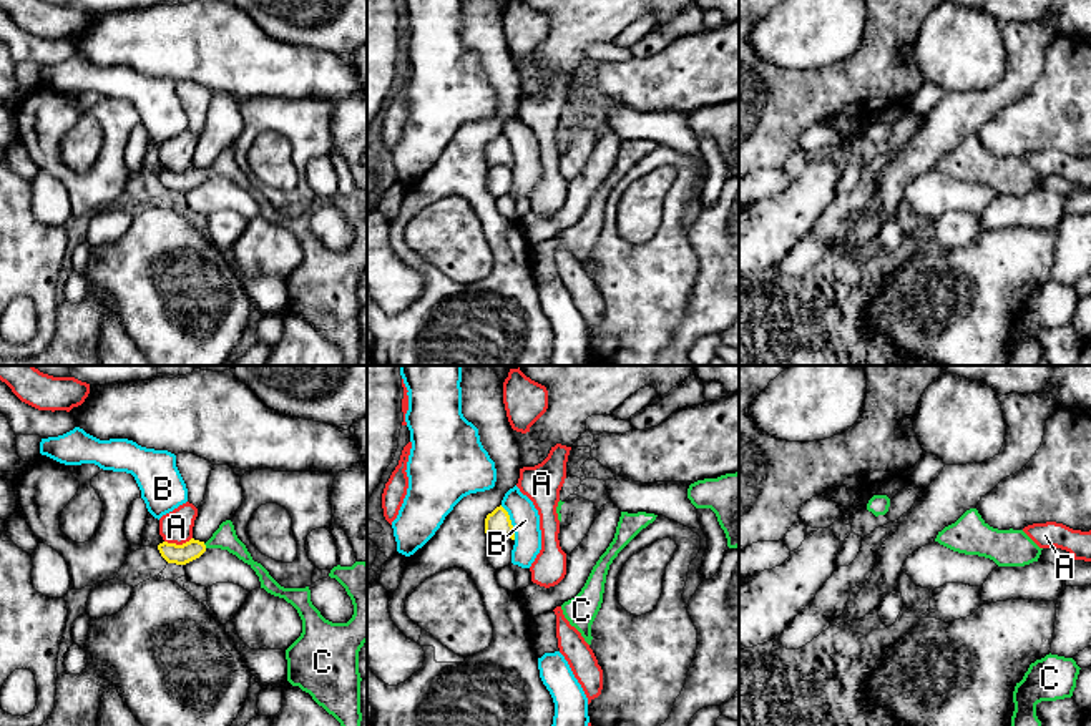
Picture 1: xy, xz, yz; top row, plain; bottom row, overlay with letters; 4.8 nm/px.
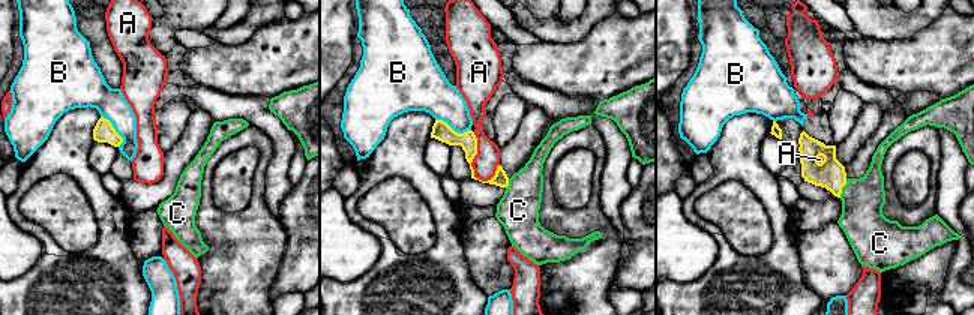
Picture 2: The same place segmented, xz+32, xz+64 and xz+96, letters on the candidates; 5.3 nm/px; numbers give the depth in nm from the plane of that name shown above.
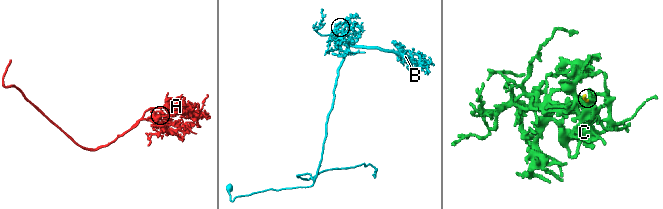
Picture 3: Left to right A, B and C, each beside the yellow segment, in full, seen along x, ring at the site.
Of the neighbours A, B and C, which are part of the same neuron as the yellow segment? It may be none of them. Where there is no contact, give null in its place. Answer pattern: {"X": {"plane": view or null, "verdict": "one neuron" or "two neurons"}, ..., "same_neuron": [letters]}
{"A": {"plane": "xy", "verdict": "two neurons"}, "B": {"plane": "xz", "verdict": "two neurons"}, "C": {"plane": "xy", "verdict": "one neuron"}, "same_neuron": ["C"]}

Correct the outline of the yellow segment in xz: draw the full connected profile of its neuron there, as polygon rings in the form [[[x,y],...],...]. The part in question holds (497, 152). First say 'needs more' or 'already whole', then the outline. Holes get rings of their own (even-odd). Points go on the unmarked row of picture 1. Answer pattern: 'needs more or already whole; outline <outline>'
already whole; outline [[[501,133],[487,143],[485,161],[488,168],[497,166],[497,164],[506,164],[506,166],[515,168],[510,143]]]

